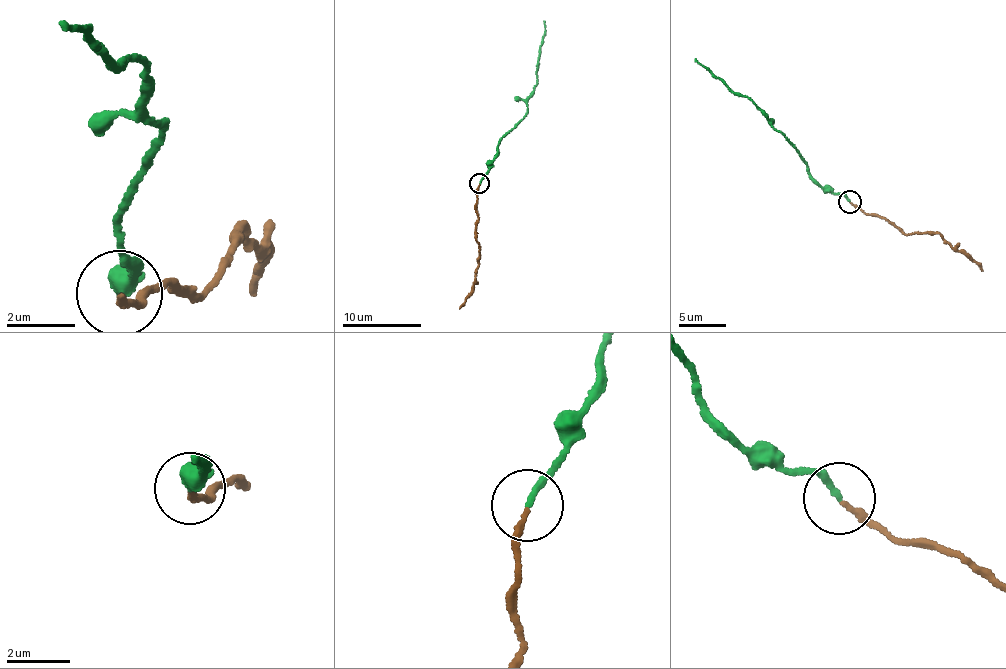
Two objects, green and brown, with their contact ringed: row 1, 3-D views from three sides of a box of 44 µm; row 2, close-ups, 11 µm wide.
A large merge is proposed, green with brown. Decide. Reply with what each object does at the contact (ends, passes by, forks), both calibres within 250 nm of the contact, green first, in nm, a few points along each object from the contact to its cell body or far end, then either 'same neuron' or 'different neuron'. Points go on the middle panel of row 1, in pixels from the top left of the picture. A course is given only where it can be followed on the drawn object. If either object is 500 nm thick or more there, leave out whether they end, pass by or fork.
green ends; brown ends; calibres 190 and 190 nm; course green (480, 183), (500, 143), (527, 111), (528, 98), (537, 79), (537, 59), (545, 32), (543, 20); course brown (479, 183), (478, 264), (473, 290), (459, 308); same neuron

